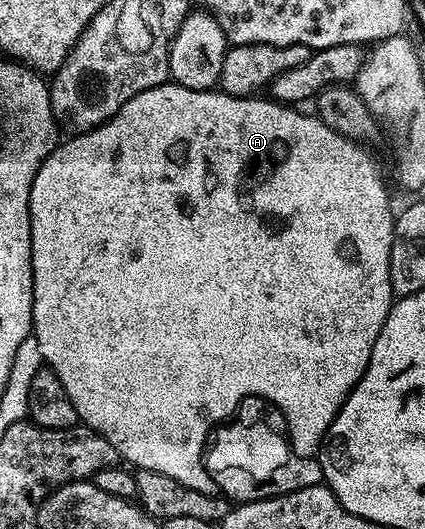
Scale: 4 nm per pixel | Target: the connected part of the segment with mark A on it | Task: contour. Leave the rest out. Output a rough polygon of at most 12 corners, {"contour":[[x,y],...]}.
{"contour":[[167,81],[32,181],[34,330],[131,468],[321,452],[396,296],[363,146]]}

